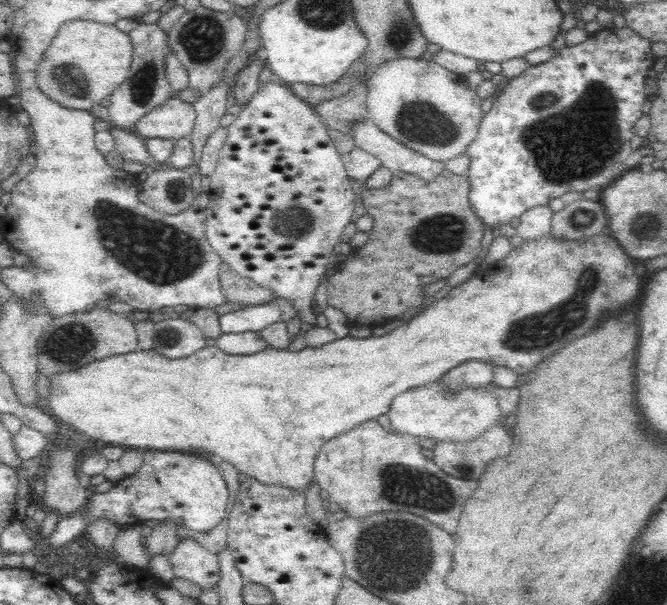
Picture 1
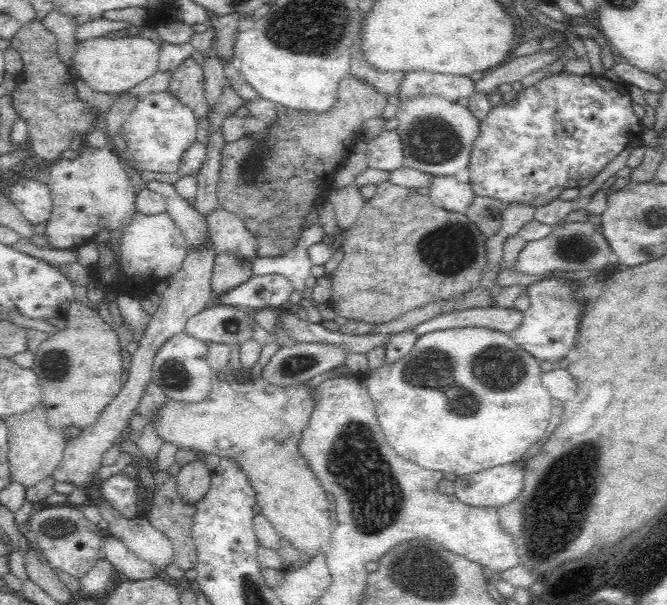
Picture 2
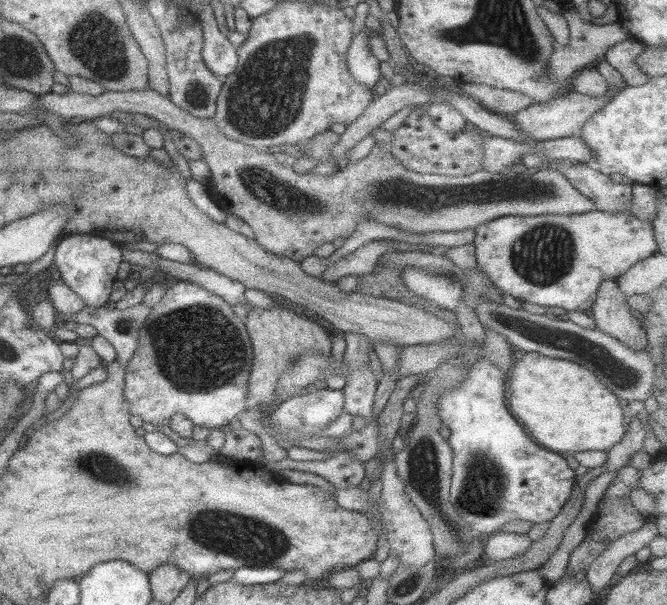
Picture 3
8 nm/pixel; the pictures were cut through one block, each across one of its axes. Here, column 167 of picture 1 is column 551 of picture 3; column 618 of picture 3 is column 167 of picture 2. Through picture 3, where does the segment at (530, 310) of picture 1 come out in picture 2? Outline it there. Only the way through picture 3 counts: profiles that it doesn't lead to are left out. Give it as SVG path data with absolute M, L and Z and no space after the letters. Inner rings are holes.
M228 364L222 372L212 372L212 388L204 402L178 402L166 398L166 402L156 410L156 420L152 420L154 432L160 440L174 444L176 448L196 450L206 454L218 454L220 458L232 458L240 464L242 474L252 480L252 490L256 492L256 502L262 508L262 516L272 524L280 538L286 538L296 552L316 558L318 554L328 554L330 538L332 538L332 522L330 522L330 502L332 498L320 486L316 474L310 470L302 452L298 452L298 440L302 430L308 424L308 416L316 406L314 390L304 386L304 382L296 382L290 386L274 386L260 376L250 380L252 368L244 368L234 372Z

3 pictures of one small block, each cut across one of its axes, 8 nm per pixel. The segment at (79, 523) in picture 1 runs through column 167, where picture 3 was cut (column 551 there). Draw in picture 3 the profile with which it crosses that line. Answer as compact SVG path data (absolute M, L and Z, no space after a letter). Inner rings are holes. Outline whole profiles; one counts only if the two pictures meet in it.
M479 358L467 372L465 380L455 392L443 394L437 402L439 416L443 426L451 428L447 444L453 450L453 476L449 488L449 504L457 512L457 516L471 528L471 532L483 534L485 538L499 532L499 528L509 520L527 520L529 524L551 522L563 506L569 502L575 486L575 474L567 464L563 454L555 454L529 438L527 430L515 422L513 414L503 402L507 378L503 372L487 362L487 358Z

